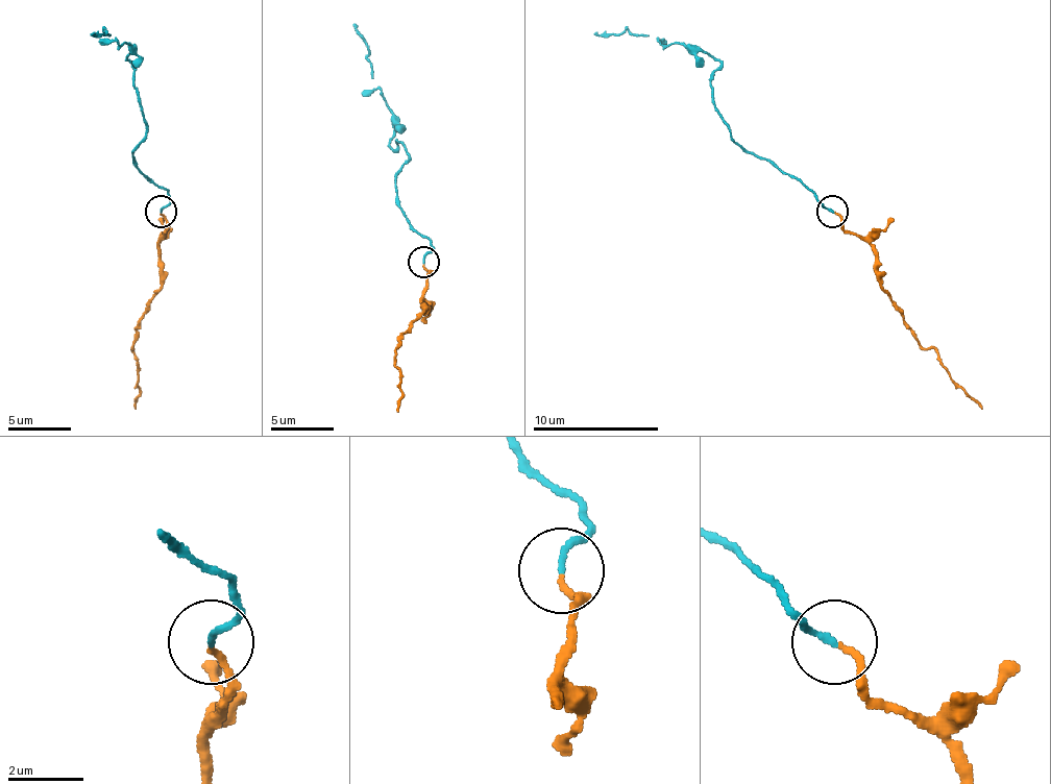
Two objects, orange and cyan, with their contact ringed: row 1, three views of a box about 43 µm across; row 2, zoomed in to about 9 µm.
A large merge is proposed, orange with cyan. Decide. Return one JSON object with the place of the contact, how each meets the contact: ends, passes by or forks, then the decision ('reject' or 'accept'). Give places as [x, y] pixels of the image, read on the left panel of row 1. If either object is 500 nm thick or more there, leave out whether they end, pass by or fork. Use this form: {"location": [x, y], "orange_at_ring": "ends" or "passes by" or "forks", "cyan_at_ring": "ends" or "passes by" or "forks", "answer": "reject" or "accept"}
{"location": [161, 211], "orange_at_ring": "ends", "cyan_at_ring": "ends", "answer": "accept"}

